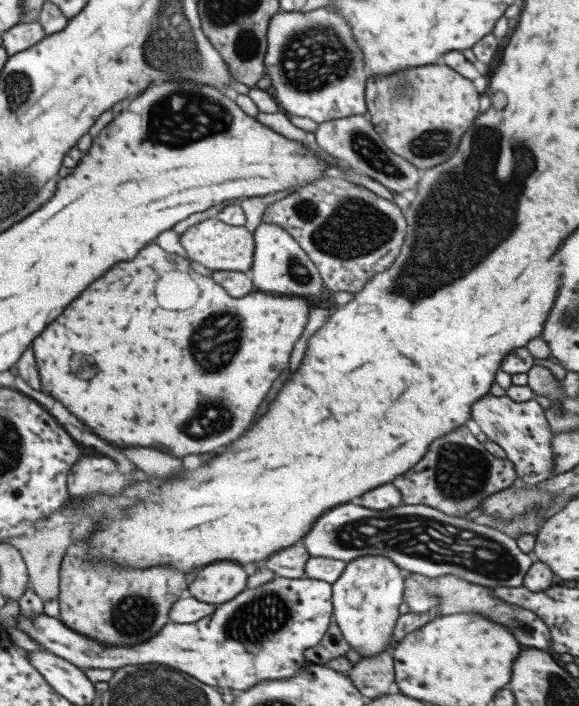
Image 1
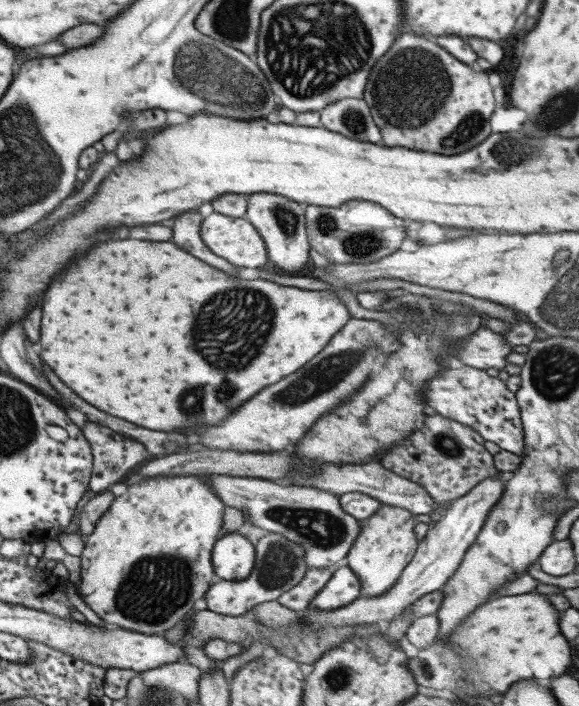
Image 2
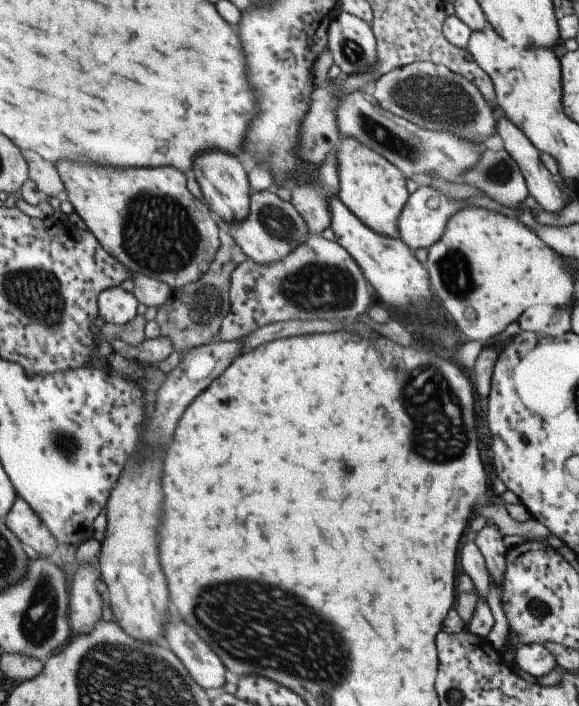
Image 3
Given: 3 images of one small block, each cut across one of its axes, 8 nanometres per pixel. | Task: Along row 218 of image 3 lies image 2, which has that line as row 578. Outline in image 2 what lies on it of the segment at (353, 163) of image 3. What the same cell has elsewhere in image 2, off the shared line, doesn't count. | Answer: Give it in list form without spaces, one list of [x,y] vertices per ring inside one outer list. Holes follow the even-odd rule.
[[[383,503],[380,505],[381,508],[375,514],[361,520],[359,532],[345,555],[347,566],[360,582],[358,598],[379,596],[385,592],[399,578],[418,545],[413,531],[412,515],[403,508],[393,508]]]

